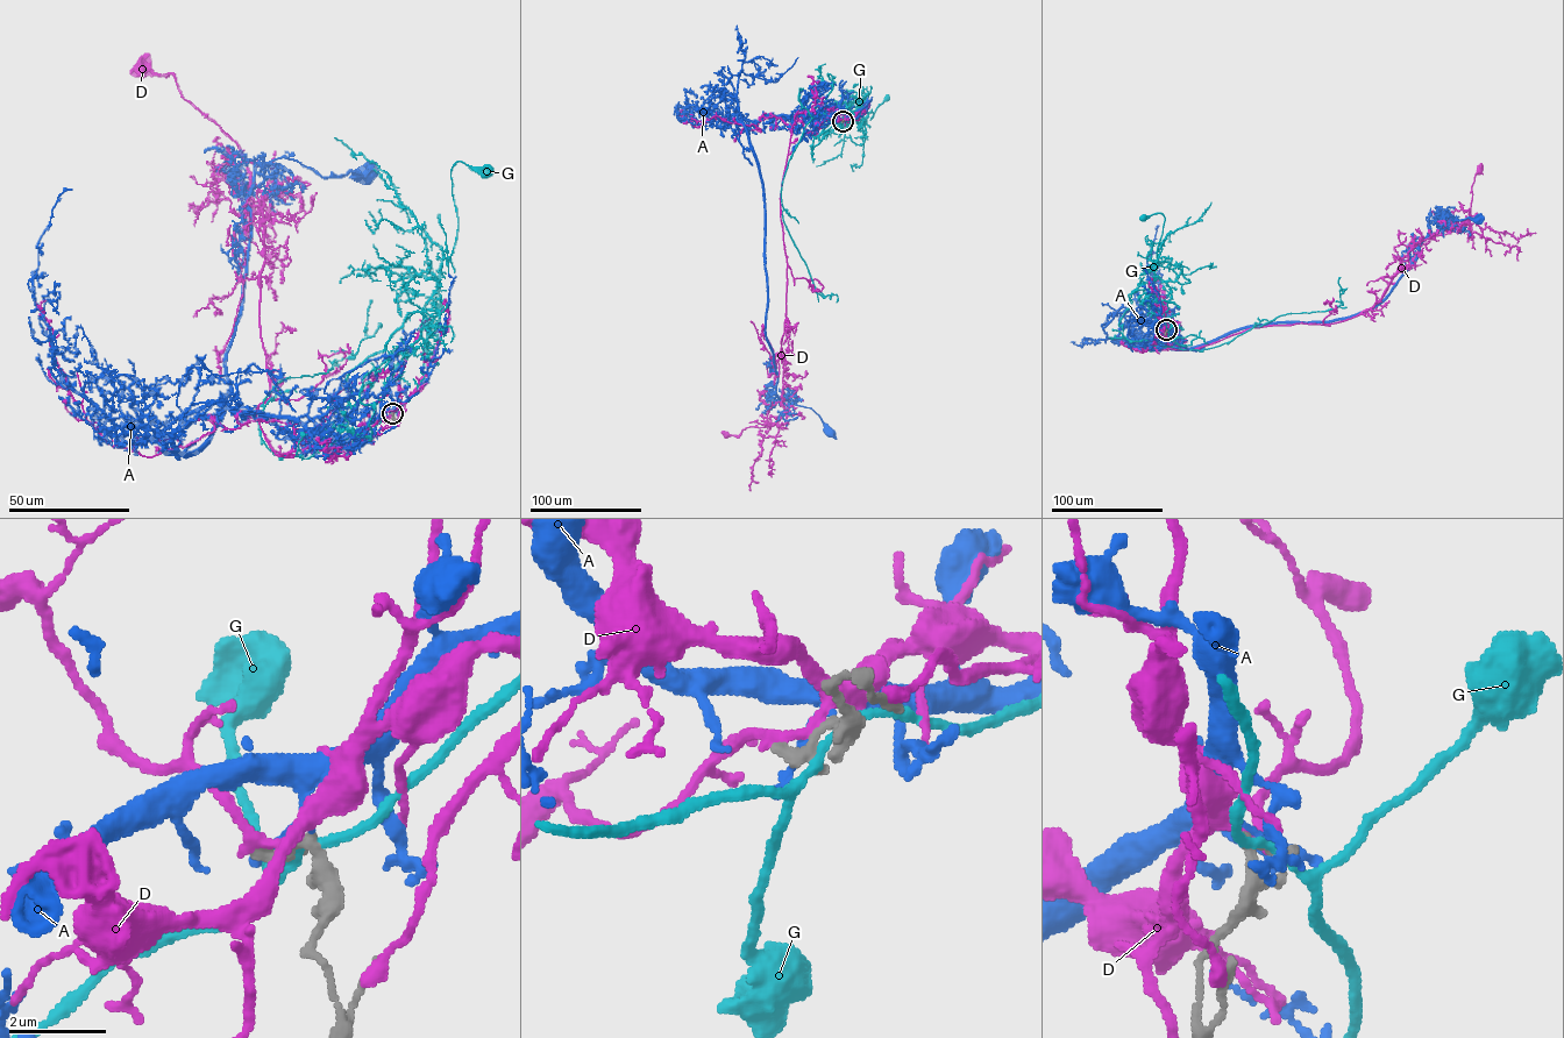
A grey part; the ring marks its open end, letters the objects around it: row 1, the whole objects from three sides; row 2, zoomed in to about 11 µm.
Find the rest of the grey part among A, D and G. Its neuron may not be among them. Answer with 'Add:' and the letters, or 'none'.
Add: A

